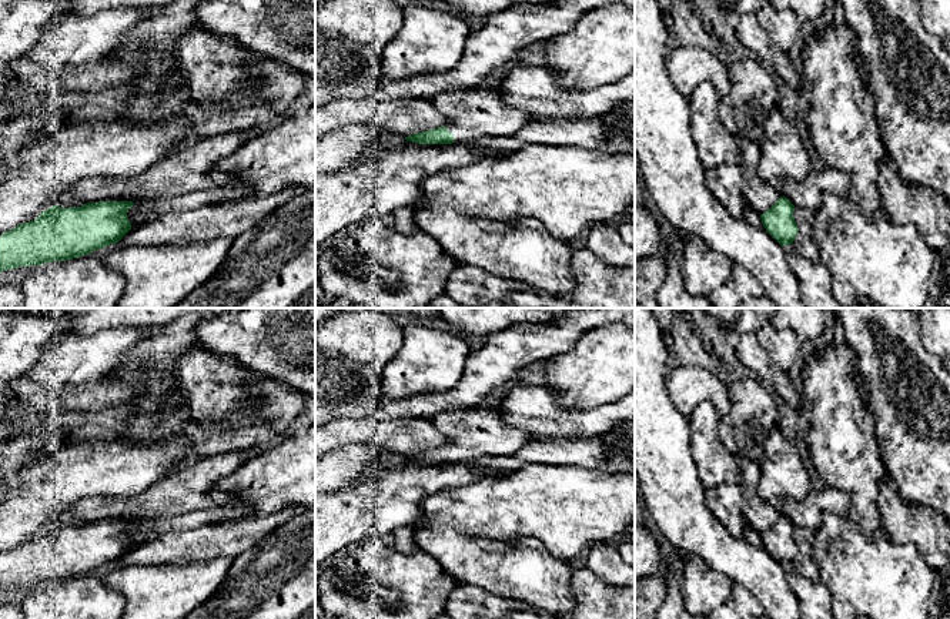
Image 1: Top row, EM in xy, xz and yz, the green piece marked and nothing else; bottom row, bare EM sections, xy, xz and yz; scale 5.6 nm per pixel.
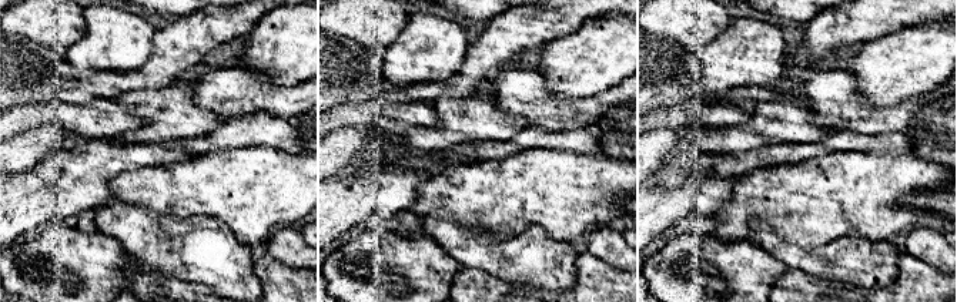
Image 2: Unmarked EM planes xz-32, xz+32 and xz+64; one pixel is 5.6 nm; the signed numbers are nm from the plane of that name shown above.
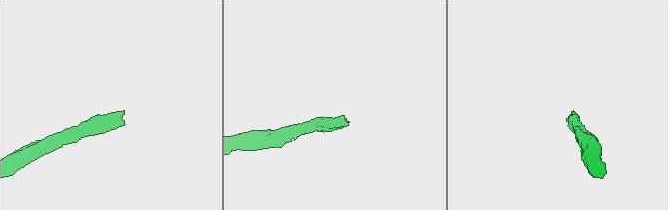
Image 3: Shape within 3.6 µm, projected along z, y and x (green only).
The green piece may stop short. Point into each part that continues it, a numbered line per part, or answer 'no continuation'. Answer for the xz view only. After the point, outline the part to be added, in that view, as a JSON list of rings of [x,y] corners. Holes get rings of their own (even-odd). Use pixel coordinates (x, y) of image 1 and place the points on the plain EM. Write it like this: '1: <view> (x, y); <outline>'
1: xz (475, 432); [[[488,402],[461,411],[439,412],[432,418],[448,439],[455,462],[485,456],[509,456],[531,442],[531,436],[502,419],[501,409]]]

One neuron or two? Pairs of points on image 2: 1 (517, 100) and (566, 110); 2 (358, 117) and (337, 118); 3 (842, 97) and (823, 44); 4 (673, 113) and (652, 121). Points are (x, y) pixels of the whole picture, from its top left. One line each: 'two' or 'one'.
1: one
2: one
3: two
4: one

